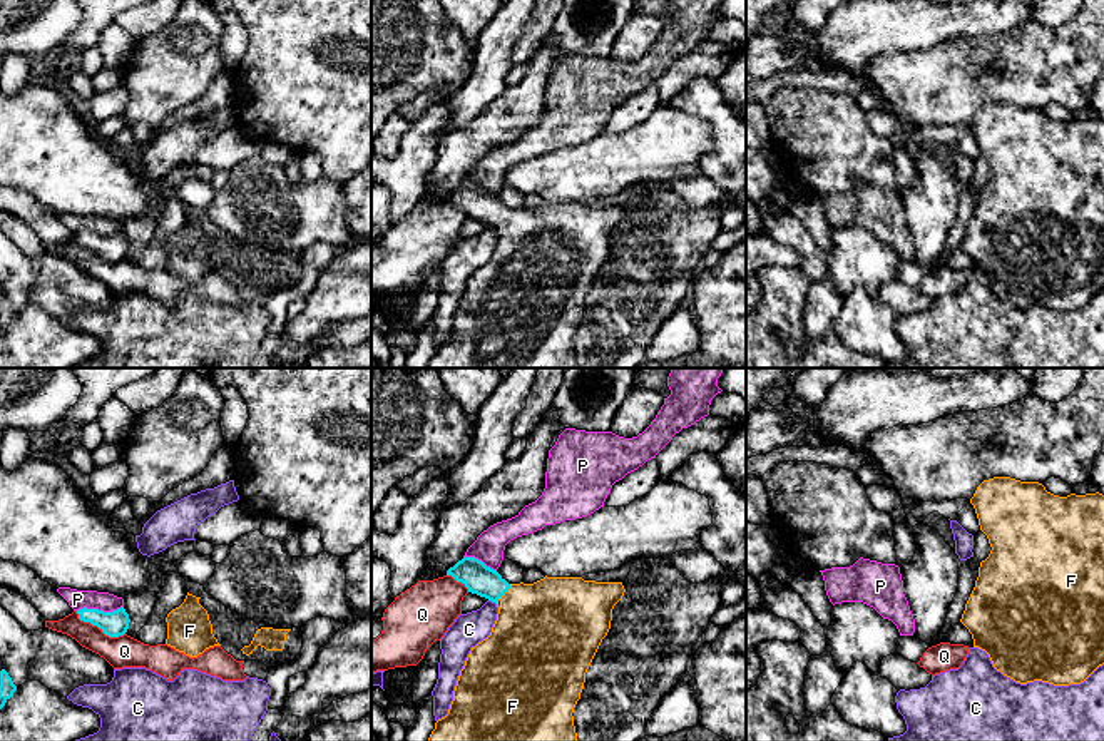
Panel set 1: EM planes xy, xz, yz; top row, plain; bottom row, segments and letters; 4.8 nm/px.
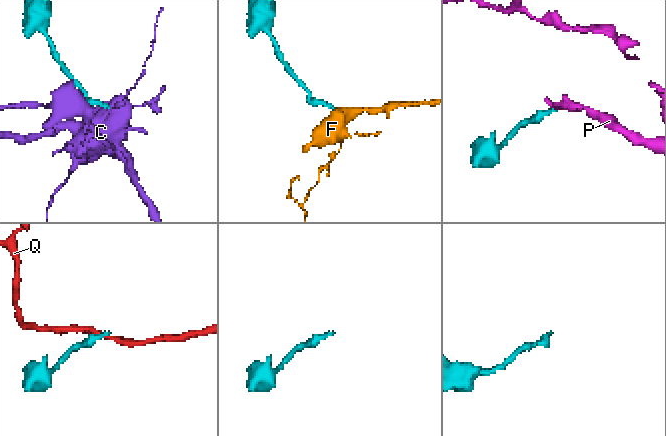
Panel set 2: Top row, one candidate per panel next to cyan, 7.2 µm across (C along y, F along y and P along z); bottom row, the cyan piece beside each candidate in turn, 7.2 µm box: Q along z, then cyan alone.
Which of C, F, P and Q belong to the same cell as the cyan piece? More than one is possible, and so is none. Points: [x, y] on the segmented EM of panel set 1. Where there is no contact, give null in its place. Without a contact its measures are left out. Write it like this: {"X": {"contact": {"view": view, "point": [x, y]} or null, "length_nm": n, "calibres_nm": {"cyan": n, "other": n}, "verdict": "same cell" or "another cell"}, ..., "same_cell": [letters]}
{"C": {"contact": {"view": "xz", "point": [492, 601]}, "length_nm": 50, "calibres_nm": {"cyan": 150, "other": 160}, "verdict": "another cell"}, "F": {"contact": {"view": "xz", "point": [504, 592]}, "length_nm": 120, "calibres_nm": {"cyan": 150, "other": 440}, "verdict": "same cell"}, "P": {"contact": {"view": "xy", "point": [99, 611]}, "length_nm": 220, "calibres_nm": {"cyan": 120, "other": 100}, "verdict": "another cell"}, "Q": {"contact": {"view": "xy", "point": [99, 628]}, "length_nm": 260, "calibres_nm": {"cyan": 120, "other": 160}, "verdict": "another cell"}, "same_cell": ["F"]}

